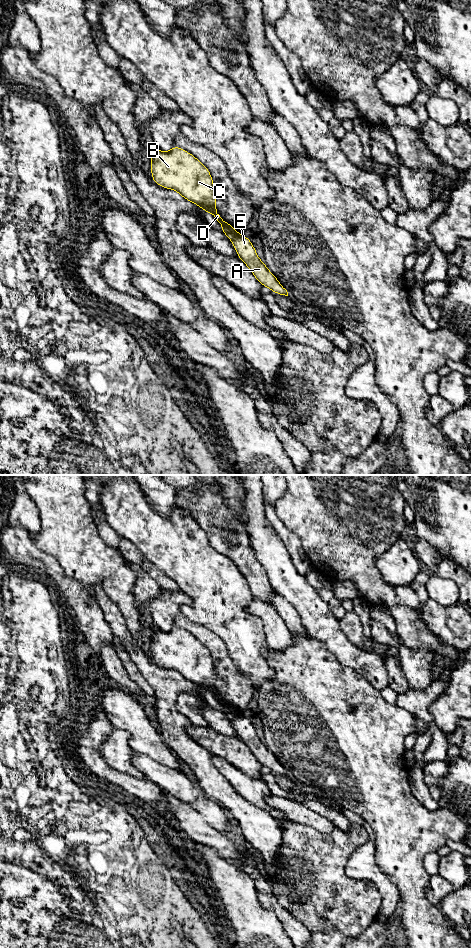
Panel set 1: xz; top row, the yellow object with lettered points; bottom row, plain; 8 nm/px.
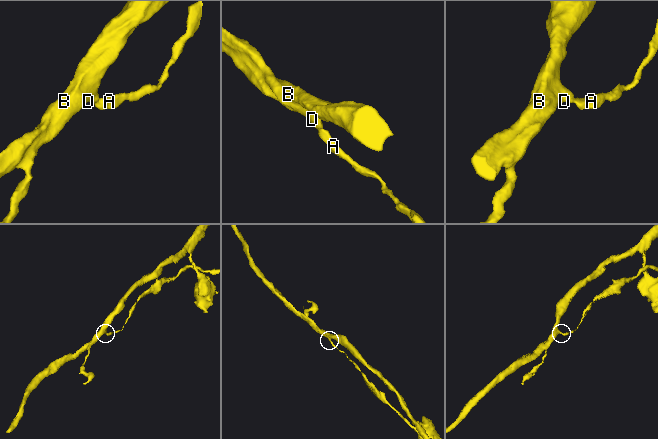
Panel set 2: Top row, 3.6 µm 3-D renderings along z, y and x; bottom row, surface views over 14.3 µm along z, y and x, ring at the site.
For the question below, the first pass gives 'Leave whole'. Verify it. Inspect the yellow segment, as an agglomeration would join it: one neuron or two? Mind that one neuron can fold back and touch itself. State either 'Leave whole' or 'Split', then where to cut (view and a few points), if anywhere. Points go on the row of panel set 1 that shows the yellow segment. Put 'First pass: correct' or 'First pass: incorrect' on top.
First pass: incorrect
Split. Split along xz (238, 233), (230, 239)

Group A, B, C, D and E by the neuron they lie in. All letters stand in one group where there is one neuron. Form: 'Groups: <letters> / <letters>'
Groups: A E / B C D

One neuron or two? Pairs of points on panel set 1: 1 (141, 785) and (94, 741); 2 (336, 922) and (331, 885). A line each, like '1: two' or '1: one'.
1: one
2: one

